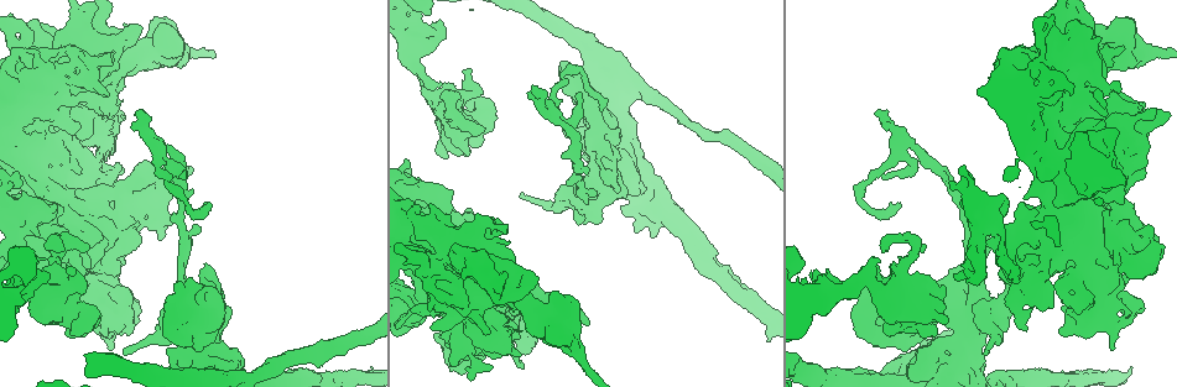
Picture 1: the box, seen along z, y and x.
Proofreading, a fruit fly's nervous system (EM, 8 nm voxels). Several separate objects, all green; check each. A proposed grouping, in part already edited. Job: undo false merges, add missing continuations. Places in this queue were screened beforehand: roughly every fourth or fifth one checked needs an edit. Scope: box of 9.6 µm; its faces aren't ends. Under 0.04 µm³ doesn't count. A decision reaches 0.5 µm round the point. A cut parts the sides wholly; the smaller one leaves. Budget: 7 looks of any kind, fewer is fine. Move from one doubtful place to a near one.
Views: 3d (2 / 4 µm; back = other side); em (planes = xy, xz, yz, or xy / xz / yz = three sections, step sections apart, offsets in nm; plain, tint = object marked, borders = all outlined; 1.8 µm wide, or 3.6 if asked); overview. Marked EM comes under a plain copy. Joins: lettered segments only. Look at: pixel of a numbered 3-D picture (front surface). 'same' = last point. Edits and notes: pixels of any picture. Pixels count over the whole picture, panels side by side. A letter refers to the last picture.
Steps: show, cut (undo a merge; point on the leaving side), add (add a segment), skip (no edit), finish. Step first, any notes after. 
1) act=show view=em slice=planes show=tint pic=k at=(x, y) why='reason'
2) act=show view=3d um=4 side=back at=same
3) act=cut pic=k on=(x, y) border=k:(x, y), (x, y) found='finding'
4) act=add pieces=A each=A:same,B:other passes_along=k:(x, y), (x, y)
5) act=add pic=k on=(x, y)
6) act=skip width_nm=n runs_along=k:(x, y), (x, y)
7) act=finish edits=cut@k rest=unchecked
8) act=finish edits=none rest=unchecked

act=show view=em um=3.6 slice=planes show=tint pic=1 at=(994, 63) why='an open end'

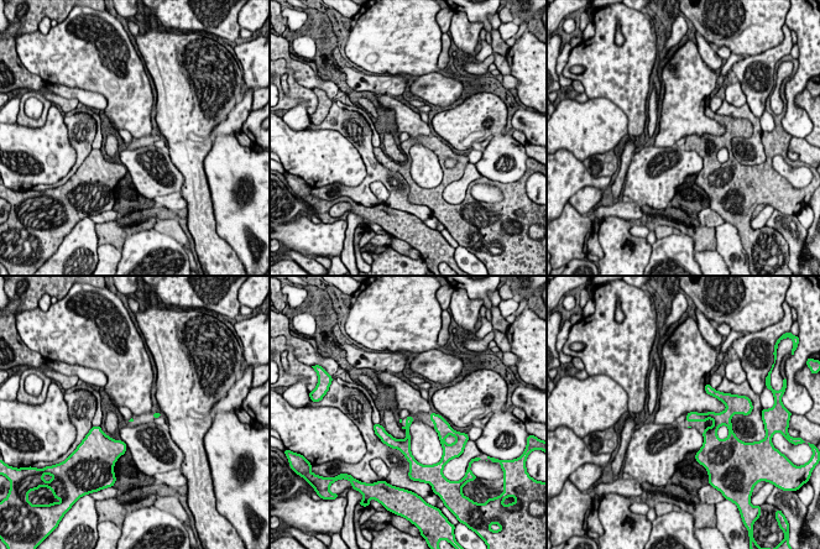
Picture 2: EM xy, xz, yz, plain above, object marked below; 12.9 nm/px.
act=show view=em um=3.6 slice=planes show=borders at=same

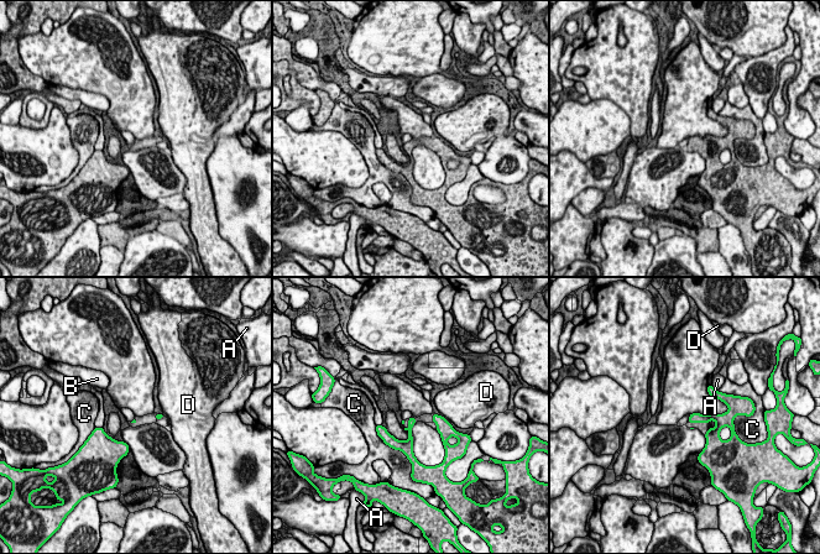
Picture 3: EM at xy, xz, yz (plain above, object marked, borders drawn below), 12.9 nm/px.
act=skip longest_contact=C:600nm each=A:other,B:other,C:other,D:other found='none of them fits'

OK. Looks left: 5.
act=show view=em um=3.6 slice=xz step=4 show=tint pic=1 at=(131, 233) why='abrupt turn'

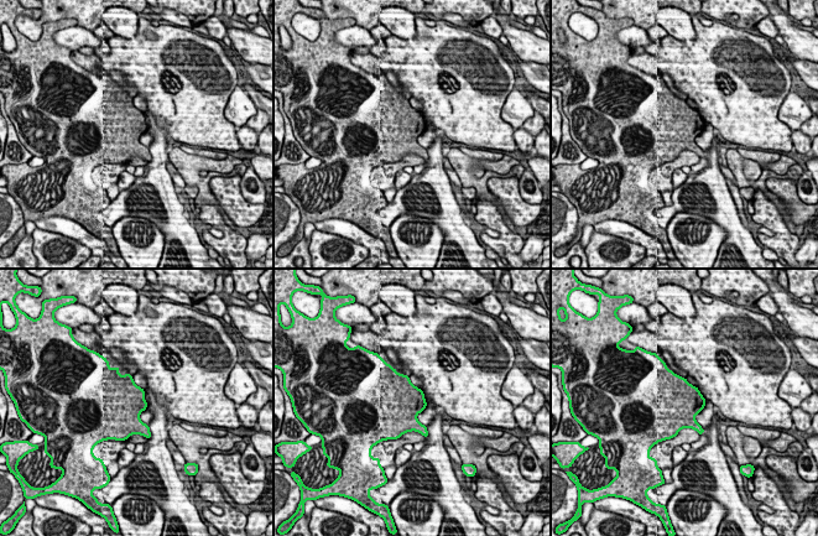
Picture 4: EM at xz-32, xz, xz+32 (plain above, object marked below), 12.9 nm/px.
act=show view=em um=3.6 slice=planes show=borders at=same

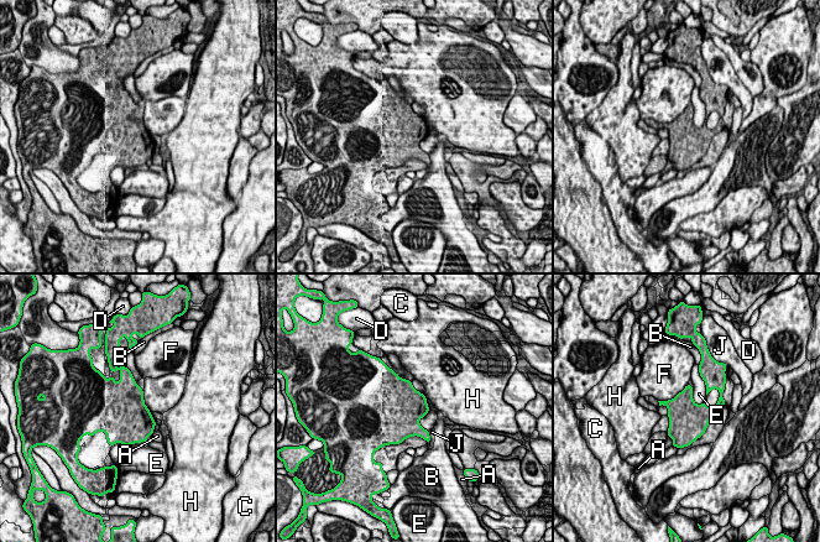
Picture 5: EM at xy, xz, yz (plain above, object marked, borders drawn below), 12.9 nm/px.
act=skip each=A:other,B:other,C:other,D:other,E:other,F:other,H:other,J:other found='one cell here'

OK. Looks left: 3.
act=show view=em slice=xy step=16 show=tint pic=1 at=(1148, 257) why='closes a loop'

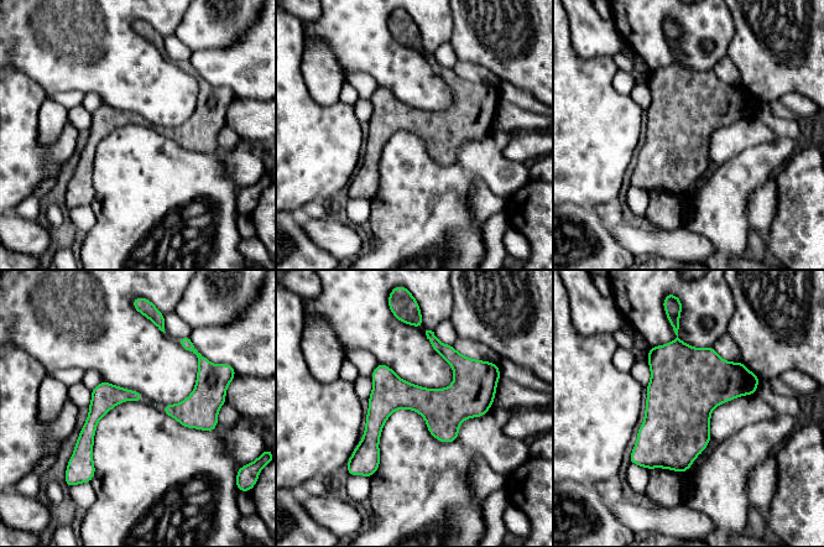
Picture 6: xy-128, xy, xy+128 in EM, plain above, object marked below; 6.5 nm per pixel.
act=show view=em slice=planes show=tint at=same

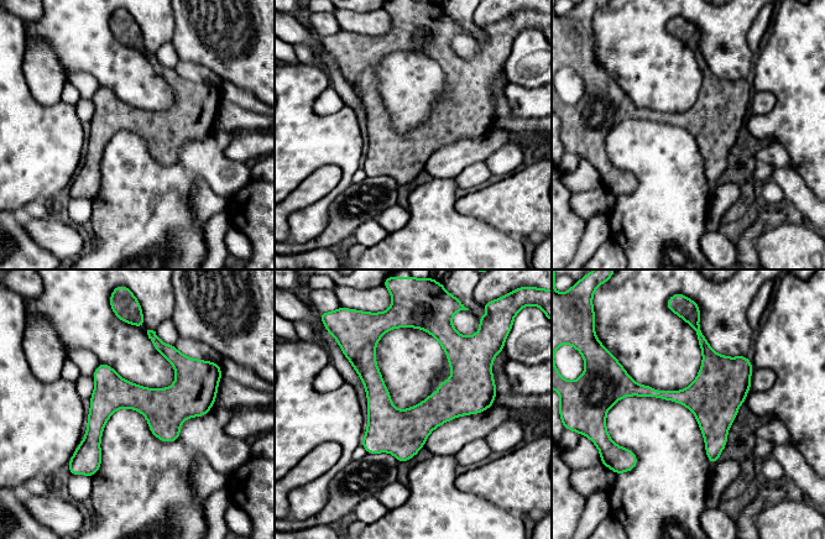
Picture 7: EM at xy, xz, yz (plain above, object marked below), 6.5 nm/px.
act=show view=em slice=planes show=borders at=same why='what lies round it'

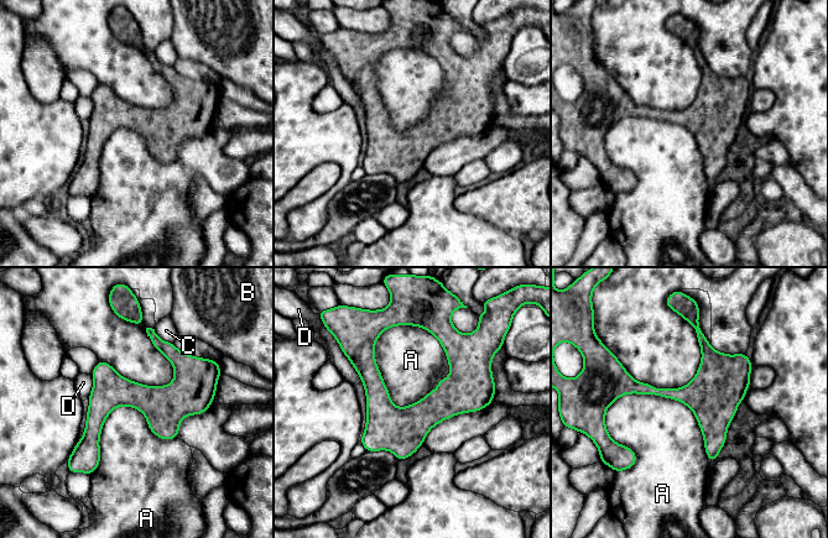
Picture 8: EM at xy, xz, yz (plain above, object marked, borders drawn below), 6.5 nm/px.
act=skip each=A:other,B:other,C:other,D:other border=8:(420, 325), (374, 346), (399, 408) found='all the same cell'

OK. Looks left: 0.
act=finish edits=none rest=unchecked

